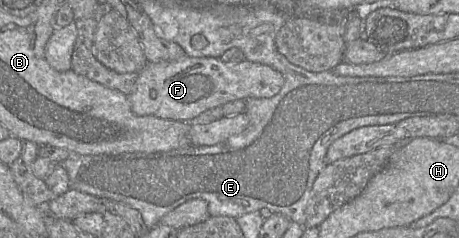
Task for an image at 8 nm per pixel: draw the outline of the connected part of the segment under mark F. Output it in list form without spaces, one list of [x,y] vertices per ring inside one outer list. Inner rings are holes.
[[[194,58],[147,63],[138,73],[134,89],[128,96],[132,112],[137,116],[156,116],[162,119],[190,123],[206,110],[249,98],[271,98],[284,85],[283,75],[270,66],[243,60],[225,63],[220,58]]]

